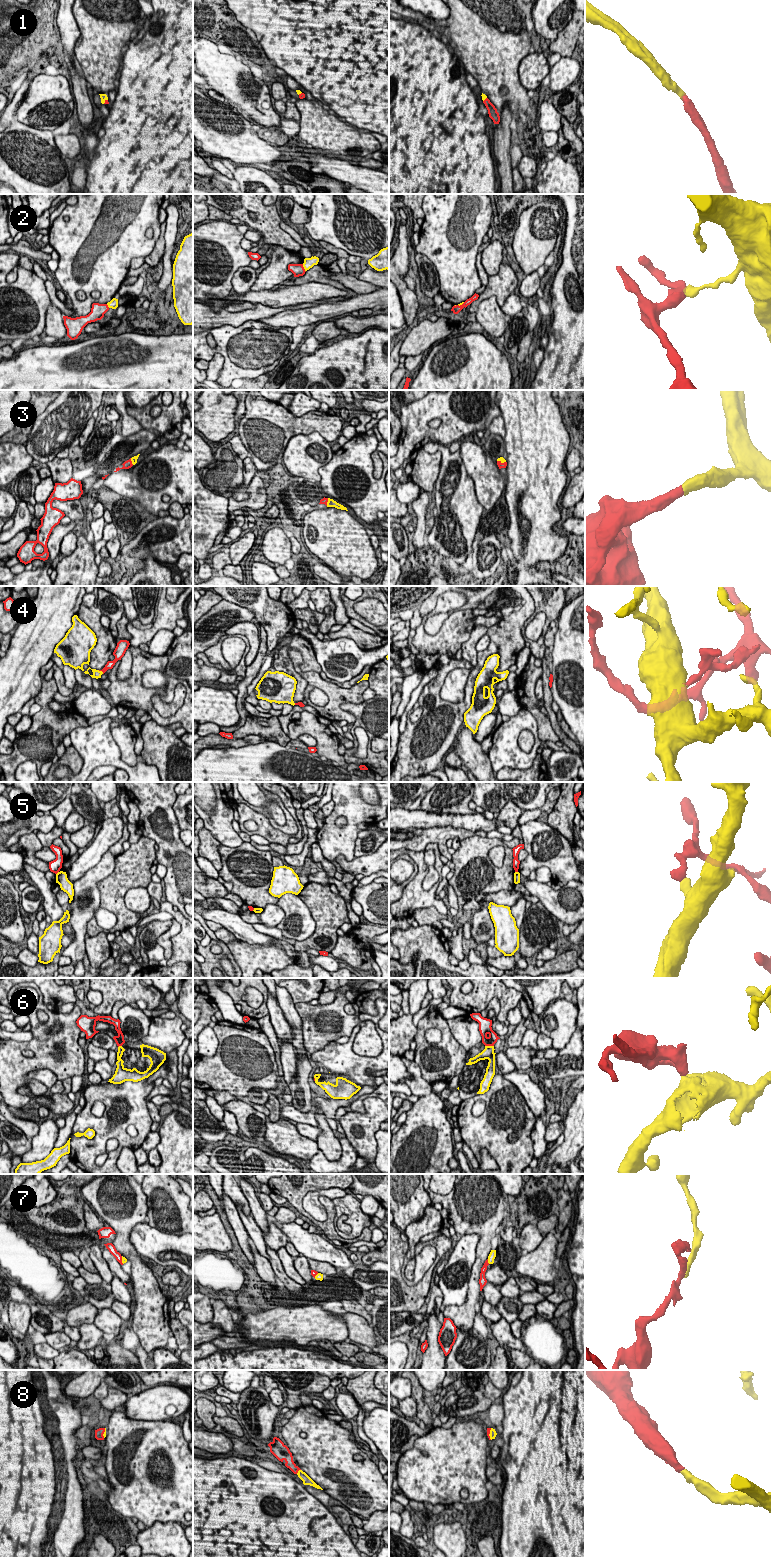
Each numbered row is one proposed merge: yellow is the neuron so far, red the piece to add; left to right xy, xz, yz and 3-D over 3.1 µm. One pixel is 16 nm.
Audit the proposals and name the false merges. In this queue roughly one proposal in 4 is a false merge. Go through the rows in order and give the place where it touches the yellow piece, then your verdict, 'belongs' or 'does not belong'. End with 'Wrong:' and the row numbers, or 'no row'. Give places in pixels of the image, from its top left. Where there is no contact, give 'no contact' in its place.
1: contact xy (104, 101); belongs
2: contact xz (304, 268); does not belong
3: contact yz (501, 461); belongs
4: contact xy (101, 671); belongs
5: contact xy (57, 873); does not belong
6: contact yz (489, 1046); belongs
7: contact yz (488, 1261); belongs
8: contact xz (298, 1471); belongs
Wrong: 2, 5

